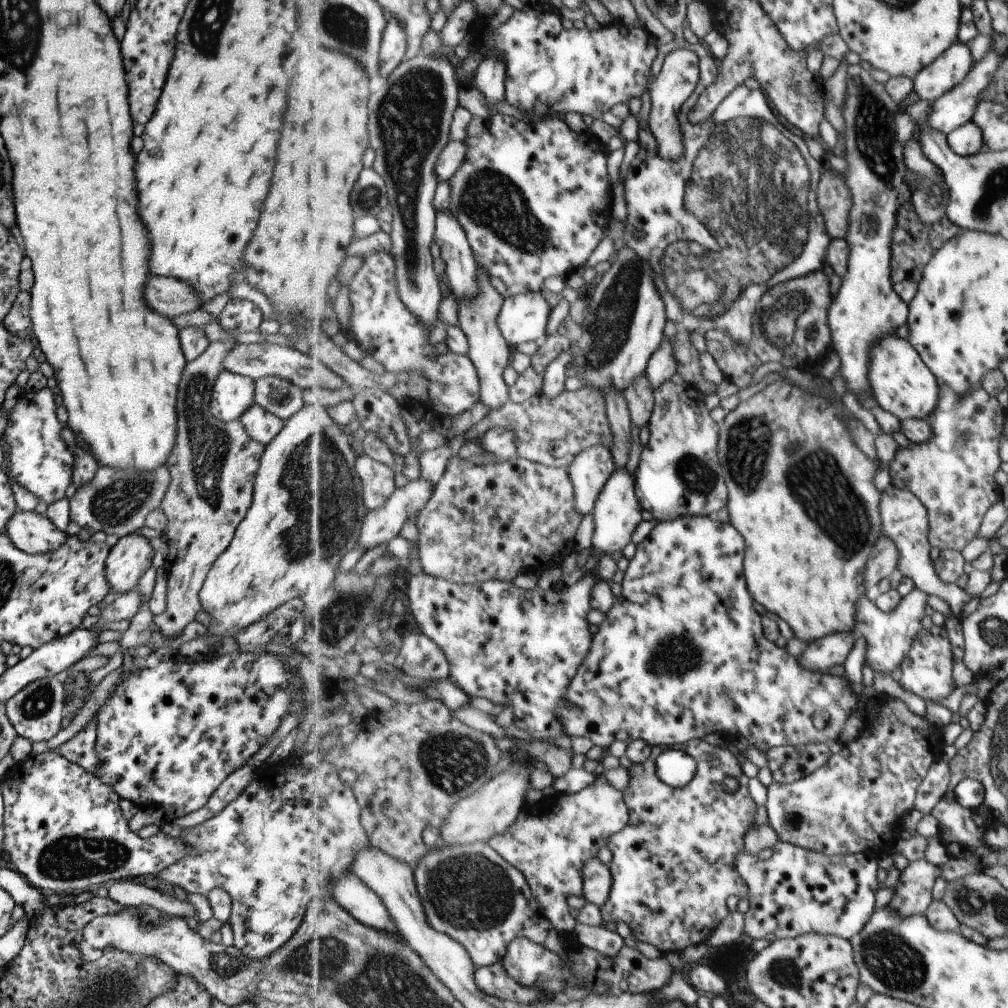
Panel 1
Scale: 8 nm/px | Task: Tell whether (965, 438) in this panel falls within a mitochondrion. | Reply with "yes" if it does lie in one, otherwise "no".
yes

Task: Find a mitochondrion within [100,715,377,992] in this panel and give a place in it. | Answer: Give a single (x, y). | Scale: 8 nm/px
(225, 967)

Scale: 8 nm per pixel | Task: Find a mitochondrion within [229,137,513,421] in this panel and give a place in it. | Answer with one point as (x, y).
(368, 198)

